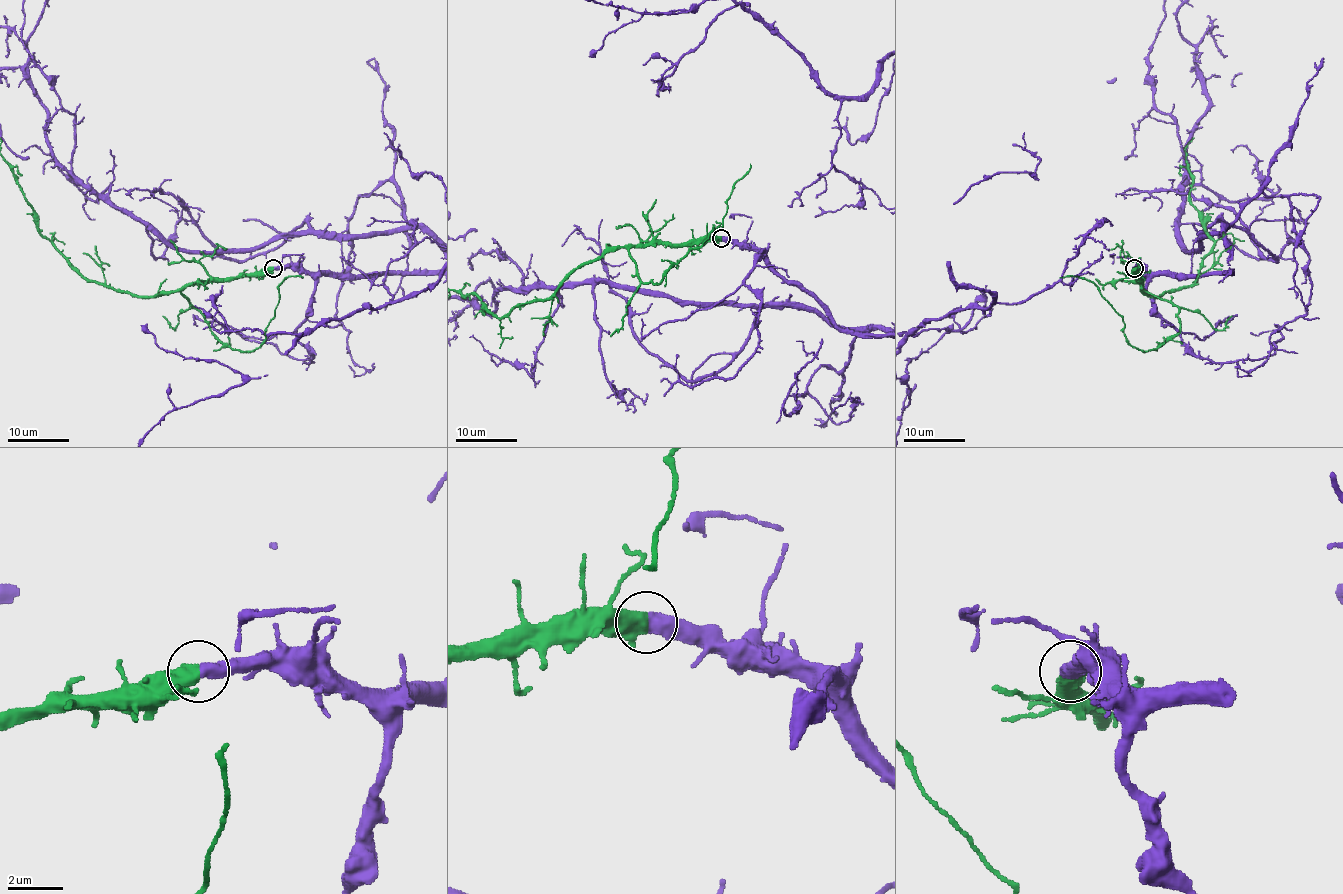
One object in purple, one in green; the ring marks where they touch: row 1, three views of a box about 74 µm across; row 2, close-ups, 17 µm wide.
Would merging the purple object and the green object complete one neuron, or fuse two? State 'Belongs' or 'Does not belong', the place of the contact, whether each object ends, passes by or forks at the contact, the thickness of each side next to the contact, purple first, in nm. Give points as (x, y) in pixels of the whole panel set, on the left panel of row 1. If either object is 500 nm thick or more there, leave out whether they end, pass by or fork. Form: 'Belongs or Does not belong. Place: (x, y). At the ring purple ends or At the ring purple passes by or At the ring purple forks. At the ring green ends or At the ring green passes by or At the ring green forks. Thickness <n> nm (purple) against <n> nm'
Belongs. Place: (273, 268). Thickness 600 nm (purple) against 650 nm

